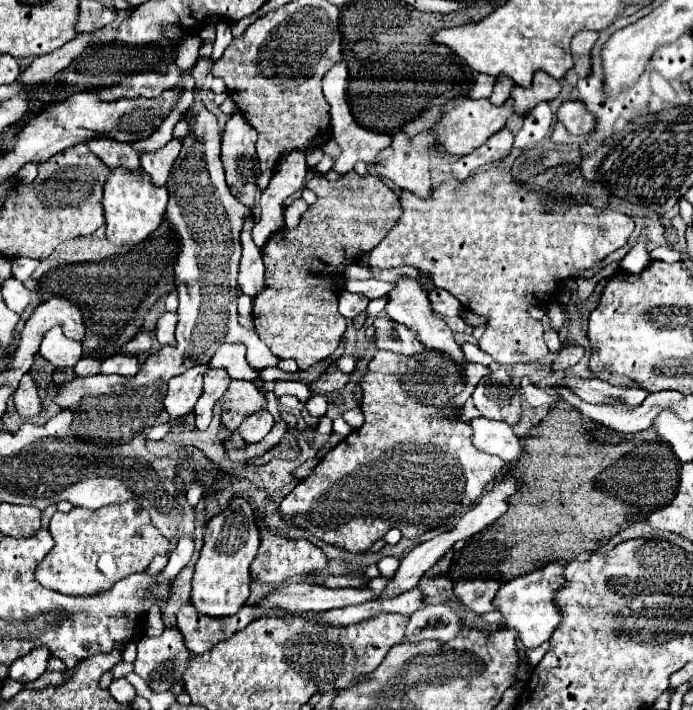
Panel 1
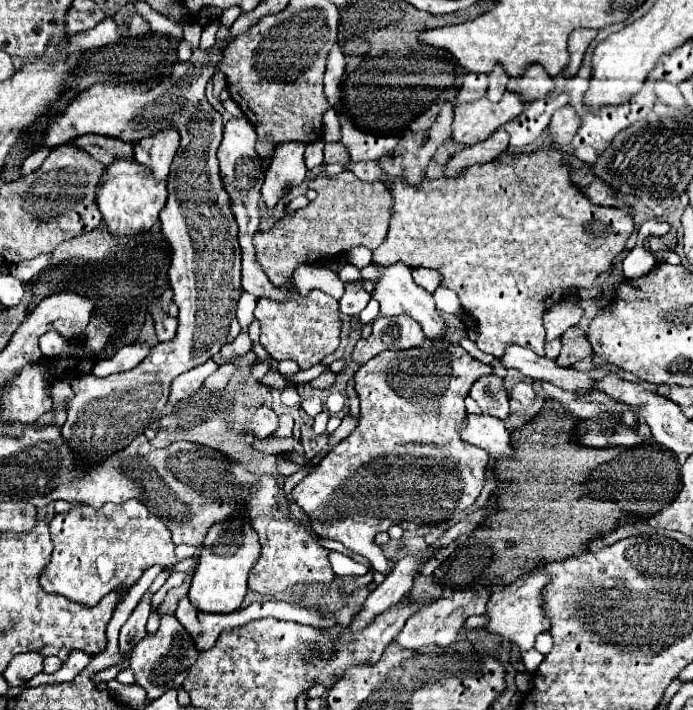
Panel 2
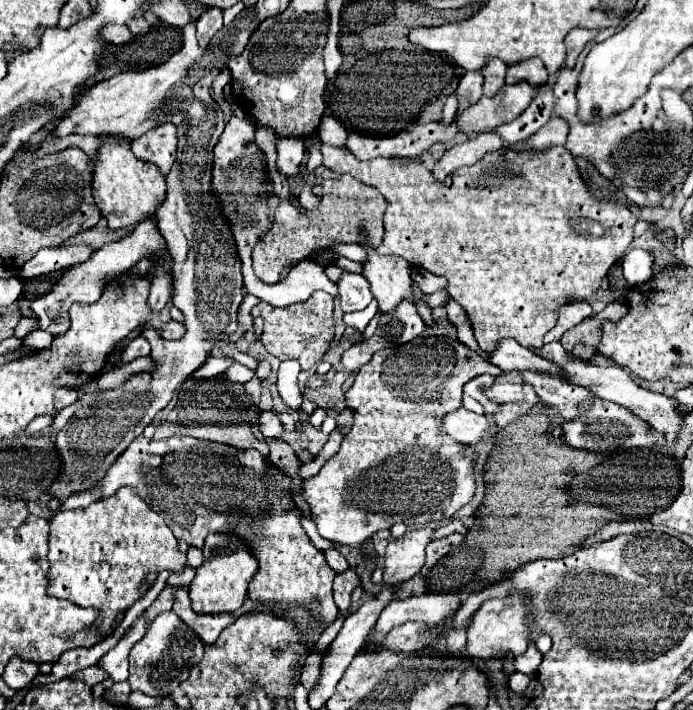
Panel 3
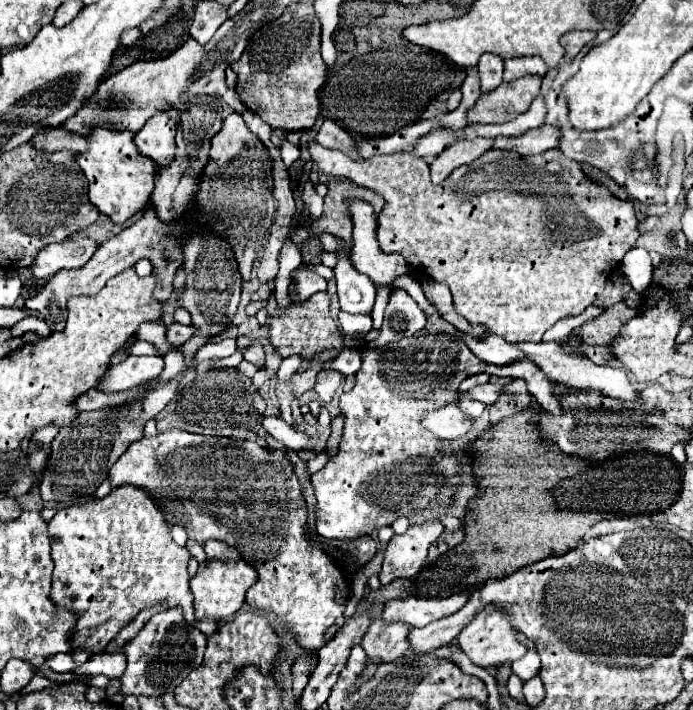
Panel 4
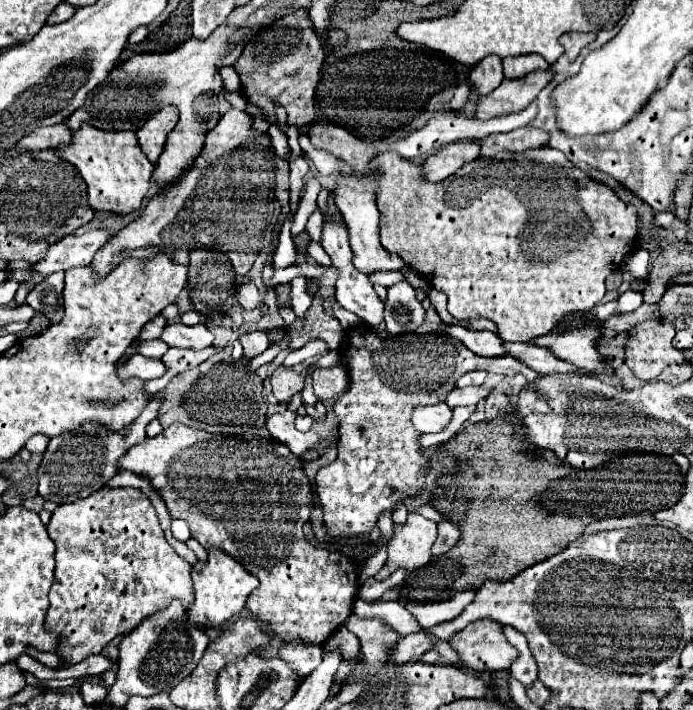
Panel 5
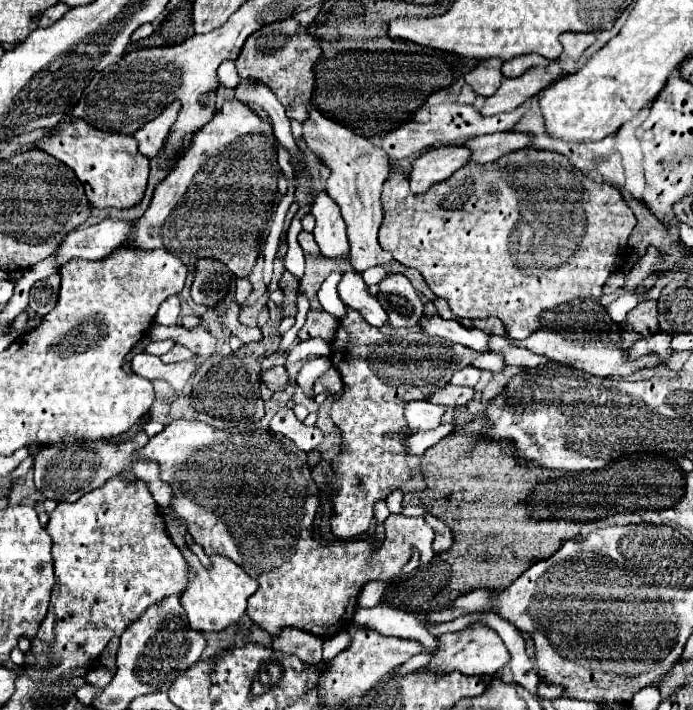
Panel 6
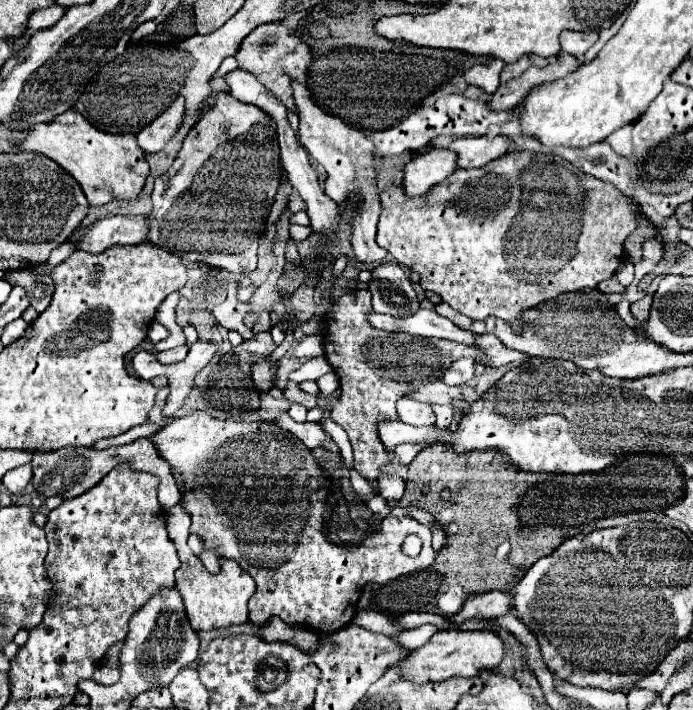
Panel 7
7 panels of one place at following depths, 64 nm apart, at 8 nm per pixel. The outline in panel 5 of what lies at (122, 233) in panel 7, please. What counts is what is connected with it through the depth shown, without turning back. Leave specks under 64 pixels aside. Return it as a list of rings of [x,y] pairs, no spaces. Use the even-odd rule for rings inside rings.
[[[96,228],[96,230],[88,230],[80,236],[66,236],[62,240],[58,240],[56,244],[52,244],[52,248],[48,250],[46,258],[42,258],[34,270],[48,276],[54,274],[58,270],[66,270],[72,266],[82,266],[82,264],[90,264],[92,256],[96,256],[96,252],[112,238],[112,234],[108,232],[108,228]]]

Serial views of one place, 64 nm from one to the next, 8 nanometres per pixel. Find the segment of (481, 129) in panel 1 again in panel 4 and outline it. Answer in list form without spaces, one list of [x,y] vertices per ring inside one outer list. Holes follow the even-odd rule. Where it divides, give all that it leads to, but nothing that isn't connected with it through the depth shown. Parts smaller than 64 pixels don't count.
[[[524,76],[514,82],[502,82],[496,90],[482,94],[476,106],[468,112],[468,122],[498,124],[516,118],[530,108],[532,100],[540,94],[542,76]]]

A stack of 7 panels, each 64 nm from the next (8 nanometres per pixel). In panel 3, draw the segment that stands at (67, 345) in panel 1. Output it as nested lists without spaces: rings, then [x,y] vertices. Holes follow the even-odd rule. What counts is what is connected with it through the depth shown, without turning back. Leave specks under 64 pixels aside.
[[[36,330],[36,332],[30,332],[30,334],[24,338],[24,344],[26,344],[26,346],[34,346],[34,348],[50,348],[52,338],[54,338],[54,336],[52,336],[50,332]]]

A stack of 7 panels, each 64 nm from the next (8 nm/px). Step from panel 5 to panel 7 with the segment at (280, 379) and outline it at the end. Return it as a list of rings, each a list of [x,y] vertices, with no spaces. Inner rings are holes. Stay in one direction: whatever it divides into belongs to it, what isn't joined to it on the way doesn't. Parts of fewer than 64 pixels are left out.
[[[260,360],[256,364],[252,364],[252,382],[256,392],[266,392],[270,388],[270,378],[272,378],[272,362]]]

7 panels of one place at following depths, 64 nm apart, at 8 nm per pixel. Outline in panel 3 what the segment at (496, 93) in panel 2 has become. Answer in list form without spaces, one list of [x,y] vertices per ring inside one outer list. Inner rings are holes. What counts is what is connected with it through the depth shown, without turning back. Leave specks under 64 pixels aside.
[[[488,58],[488,64],[480,72],[484,76],[484,96],[494,96],[504,84],[506,64],[500,58]]]

